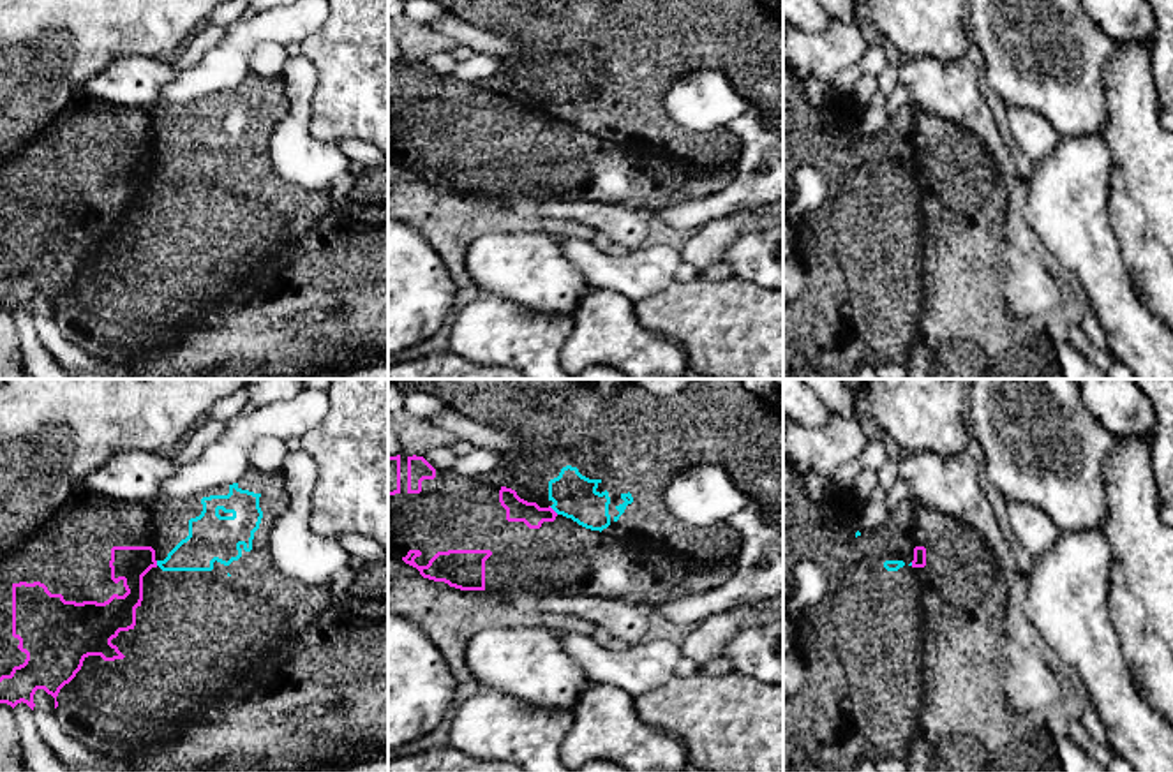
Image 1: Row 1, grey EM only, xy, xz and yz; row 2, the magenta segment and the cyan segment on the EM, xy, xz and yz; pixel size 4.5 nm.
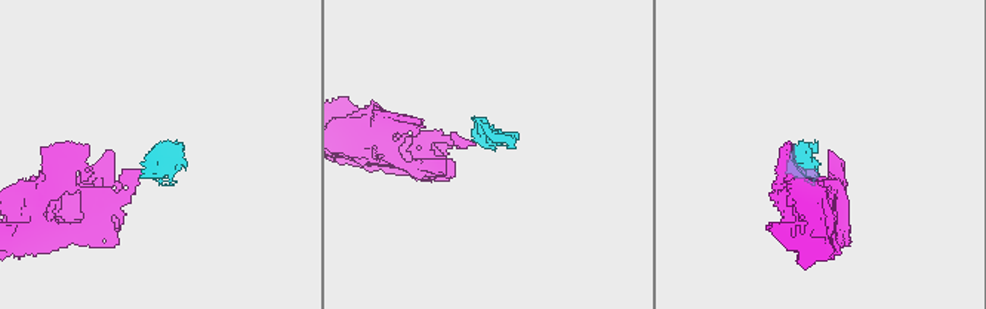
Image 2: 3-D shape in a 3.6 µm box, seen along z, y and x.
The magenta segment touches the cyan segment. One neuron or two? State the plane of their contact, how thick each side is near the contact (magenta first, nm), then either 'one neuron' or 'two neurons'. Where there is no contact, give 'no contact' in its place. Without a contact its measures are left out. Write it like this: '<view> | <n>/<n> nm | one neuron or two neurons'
xz | 110/200 nm | two neurons

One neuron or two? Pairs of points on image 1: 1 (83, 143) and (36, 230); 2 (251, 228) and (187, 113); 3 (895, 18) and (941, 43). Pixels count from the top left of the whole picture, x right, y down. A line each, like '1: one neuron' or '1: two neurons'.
1: one neuron
2: one neuron
3: one neuron

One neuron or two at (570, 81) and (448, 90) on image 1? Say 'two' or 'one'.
two

